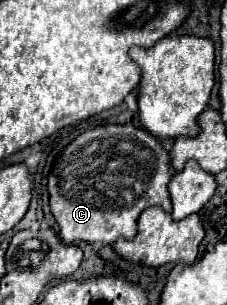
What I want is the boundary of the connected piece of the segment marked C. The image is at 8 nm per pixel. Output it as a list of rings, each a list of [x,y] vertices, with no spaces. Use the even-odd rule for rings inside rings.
[[[106,125],[84,131],[72,143],[66,145],[62,155],[56,159],[48,175],[50,209],[60,227],[60,239],[64,243],[92,243],[92,245],[112,245],[116,239],[132,239],[136,235],[136,221],[140,213],[148,207],[162,207],[170,213],[168,181],[172,177],[170,159],[164,147],[146,129],[128,125]]]

